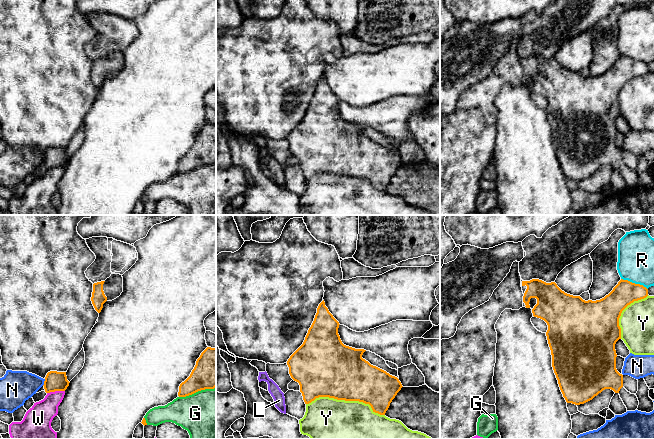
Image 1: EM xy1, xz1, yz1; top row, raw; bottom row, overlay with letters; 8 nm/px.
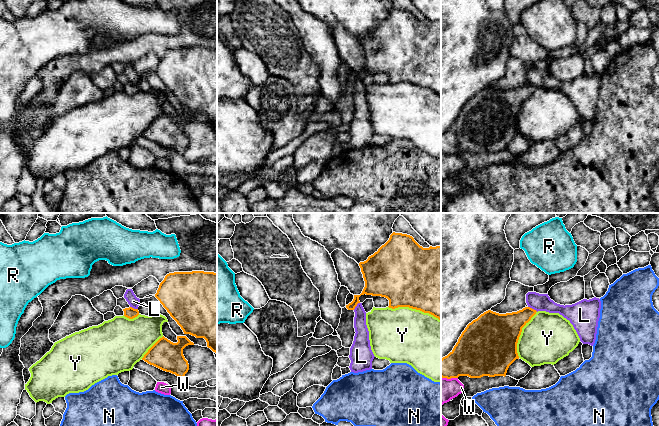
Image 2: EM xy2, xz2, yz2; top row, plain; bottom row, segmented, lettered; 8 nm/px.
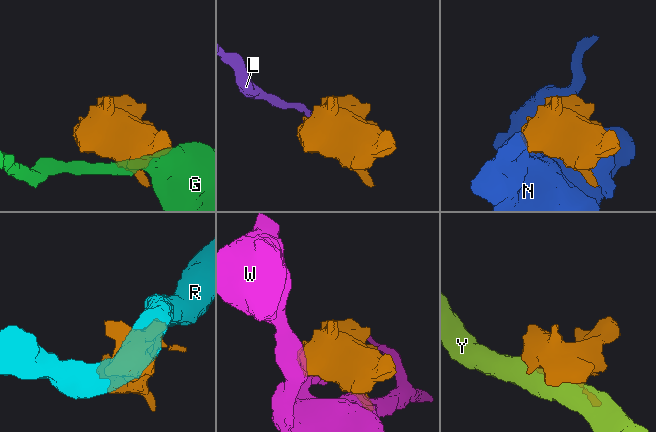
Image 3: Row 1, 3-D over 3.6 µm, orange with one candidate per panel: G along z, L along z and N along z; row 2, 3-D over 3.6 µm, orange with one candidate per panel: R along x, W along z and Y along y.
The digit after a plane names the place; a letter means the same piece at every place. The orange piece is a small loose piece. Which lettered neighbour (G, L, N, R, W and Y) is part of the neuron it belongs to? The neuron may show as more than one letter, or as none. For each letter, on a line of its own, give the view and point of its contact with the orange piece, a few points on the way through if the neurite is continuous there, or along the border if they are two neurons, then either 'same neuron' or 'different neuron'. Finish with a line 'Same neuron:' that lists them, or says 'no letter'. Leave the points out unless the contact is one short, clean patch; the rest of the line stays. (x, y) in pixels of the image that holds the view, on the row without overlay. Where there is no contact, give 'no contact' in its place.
G: xy1 (197, 167) | different neuron
L: yz2 (533, 85) | along yz2 (528, 82), (537, 87) | different neuron
N: xy1 (44, 158) | different neuron
R: yz1 (634, 59) | different neuron
W: xy1 (55, 166) | different neuron
Y: xz1 (346, 176) | different neuron
Same neuron: no letter

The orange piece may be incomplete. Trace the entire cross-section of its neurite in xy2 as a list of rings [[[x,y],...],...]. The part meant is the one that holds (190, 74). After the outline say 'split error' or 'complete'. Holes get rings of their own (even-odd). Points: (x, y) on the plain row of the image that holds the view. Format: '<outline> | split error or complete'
[[[204,47],[169,49],[160,59],[155,73],[184,110],[204,114],[207,123],[217,130],[217,49]]] | complete

